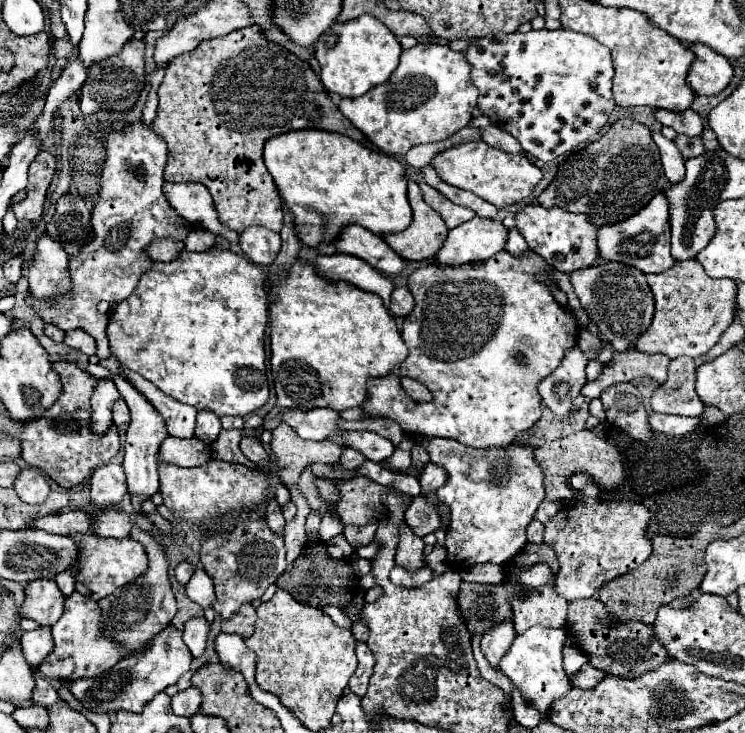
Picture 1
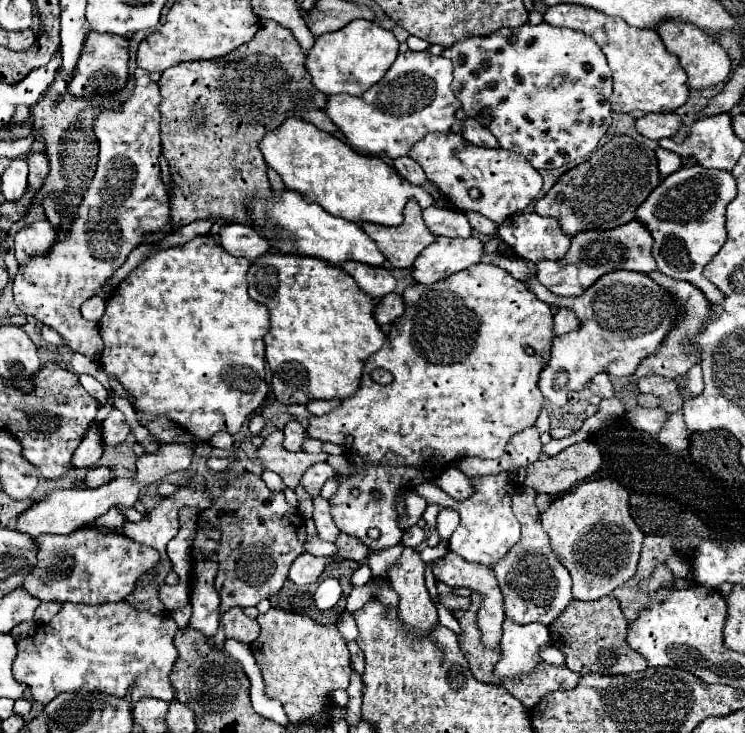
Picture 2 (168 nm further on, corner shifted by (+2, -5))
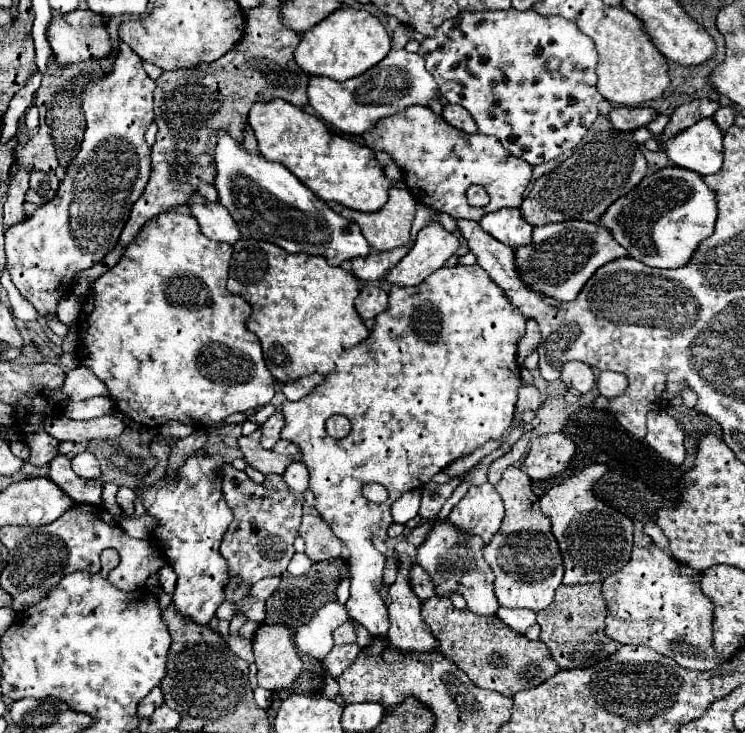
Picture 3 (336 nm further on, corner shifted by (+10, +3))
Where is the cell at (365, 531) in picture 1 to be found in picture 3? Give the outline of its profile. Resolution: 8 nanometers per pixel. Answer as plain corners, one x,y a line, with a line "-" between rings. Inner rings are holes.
306,513
302,517
302,525
300,525
298,535
304,539
306,555
312,561
328,561
328,559
340,557
342,543
340,543
340,539
336,539
332,529
328,527
328,523
320,515

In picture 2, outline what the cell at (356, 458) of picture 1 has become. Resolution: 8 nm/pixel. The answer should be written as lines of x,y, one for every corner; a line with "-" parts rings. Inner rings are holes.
316,463
316,465
312,465
312,467
304,473
302,485
304,485
304,489
306,489
312,497
316,497
316,495
320,493
322,485
324,485
330,477
334,477
334,475
336,475
336,471
334,471
328,463

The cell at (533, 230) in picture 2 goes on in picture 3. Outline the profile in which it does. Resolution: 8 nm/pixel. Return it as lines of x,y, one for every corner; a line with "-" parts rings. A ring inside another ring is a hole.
500,209
496,213
484,215
480,219
480,227
508,247
532,243
532,225
522,219
518,209

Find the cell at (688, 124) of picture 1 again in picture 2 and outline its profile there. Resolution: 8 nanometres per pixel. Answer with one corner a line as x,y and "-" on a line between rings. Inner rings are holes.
646,113
644,117
640,115
636,119
636,129
638,133
642,133
648,139
662,139
662,137
672,137
674,133
678,133
678,129
682,127
682,119
676,113
666,113
666,115
658,115
658,113

